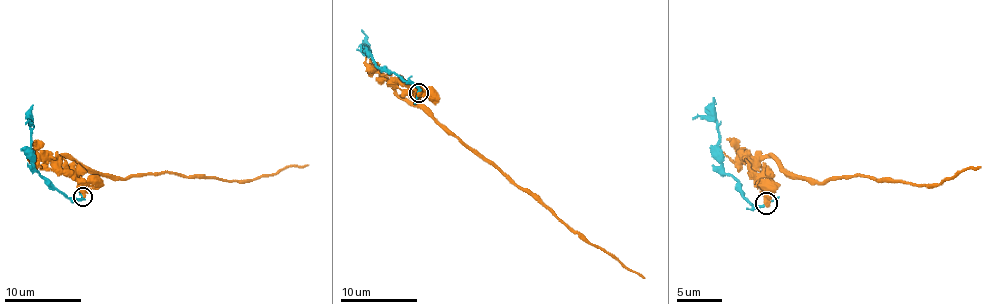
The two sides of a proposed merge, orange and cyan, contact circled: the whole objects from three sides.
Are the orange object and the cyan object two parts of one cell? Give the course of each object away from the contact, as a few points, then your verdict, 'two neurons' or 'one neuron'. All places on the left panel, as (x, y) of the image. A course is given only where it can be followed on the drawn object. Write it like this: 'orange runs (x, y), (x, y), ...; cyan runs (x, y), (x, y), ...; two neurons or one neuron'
orange runs (83, 197), (83, 183), (61, 166), (60, 156), (123, 178), (177, 172), (254, 180), (308, 164); cyan runs (83, 197), (65, 197), (34, 168), (31, 129), (29, 122), (25, 124); two neurons

